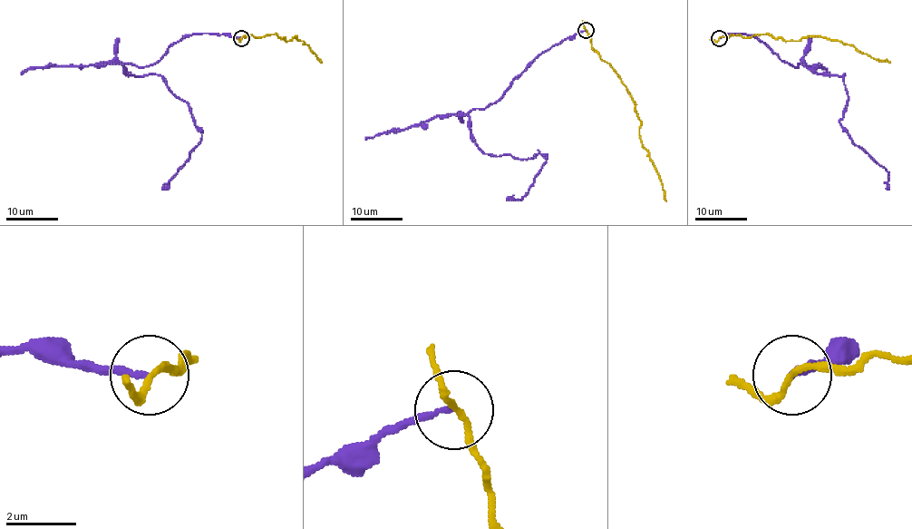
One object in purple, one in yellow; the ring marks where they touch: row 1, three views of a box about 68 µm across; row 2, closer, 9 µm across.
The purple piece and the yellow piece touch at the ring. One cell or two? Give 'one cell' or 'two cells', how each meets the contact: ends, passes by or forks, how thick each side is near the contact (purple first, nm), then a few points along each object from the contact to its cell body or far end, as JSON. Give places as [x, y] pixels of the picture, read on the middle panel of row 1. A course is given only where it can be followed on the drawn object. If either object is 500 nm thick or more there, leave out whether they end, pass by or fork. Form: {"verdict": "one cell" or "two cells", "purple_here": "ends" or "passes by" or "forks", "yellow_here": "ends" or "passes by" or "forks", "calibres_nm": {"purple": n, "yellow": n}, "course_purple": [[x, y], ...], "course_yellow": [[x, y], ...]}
{"verdict": "two cells", "purple_here": "ends", "yellow_here": "passes by", "calibres_nm": {"purple": 160, "yellow": 160}, "course_purple": [[586, 31], [469, 114], [485, 153], [546, 159], [521, 199], [506, 198]], "course_yellow": [[586, 31], [591, 47], [612, 68], [630, 95], [640, 122], [642, 146], [656, 169], [666, 201]]}

